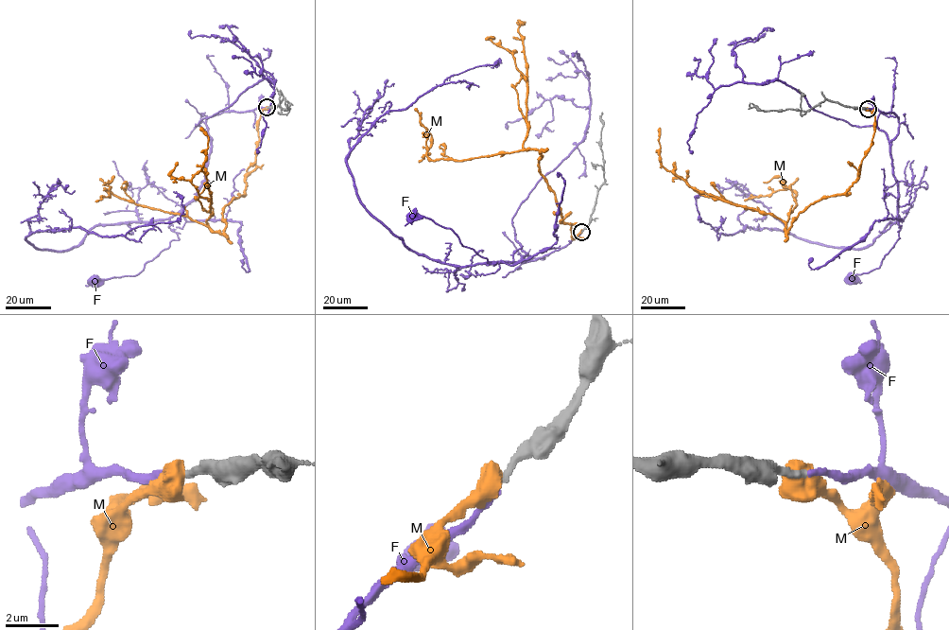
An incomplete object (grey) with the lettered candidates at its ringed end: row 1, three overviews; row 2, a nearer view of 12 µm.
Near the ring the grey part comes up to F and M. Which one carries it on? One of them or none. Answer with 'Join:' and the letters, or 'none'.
Join: F

